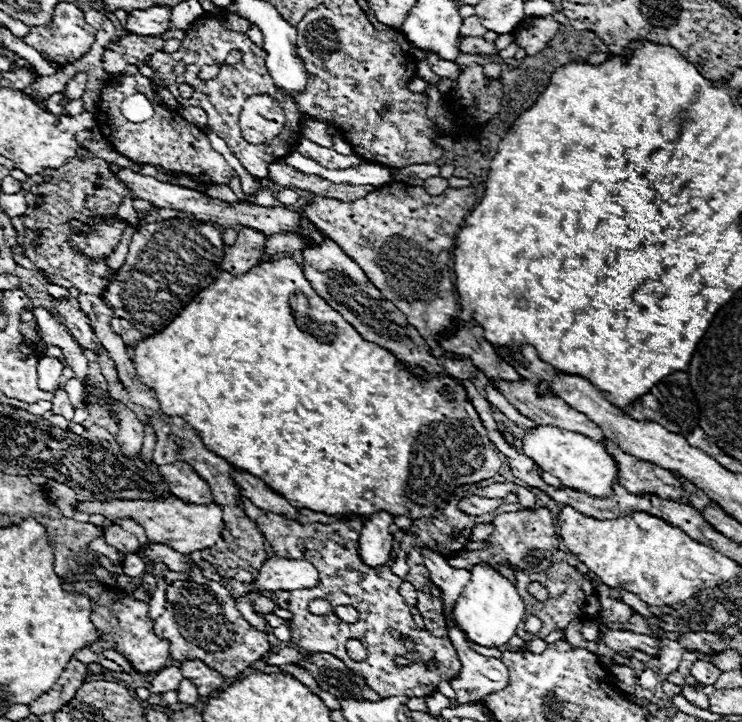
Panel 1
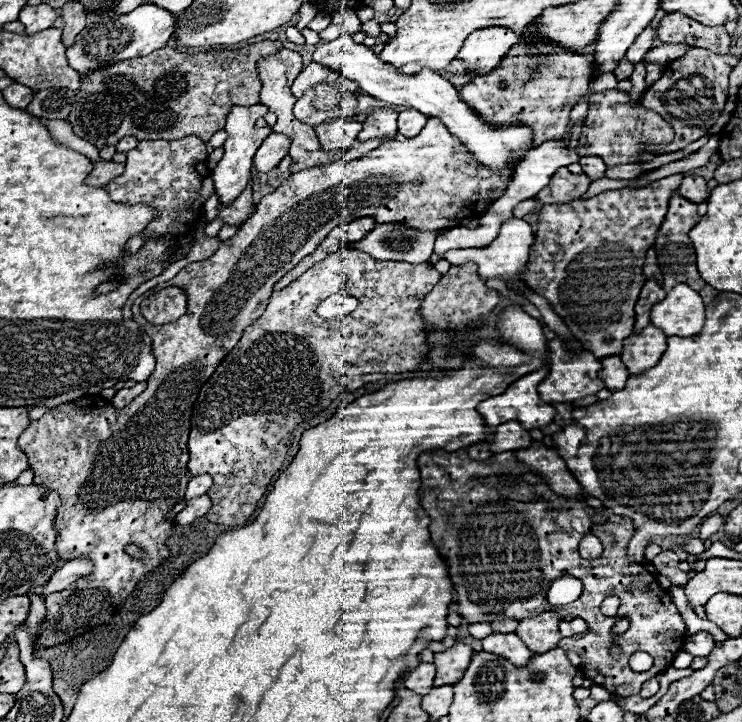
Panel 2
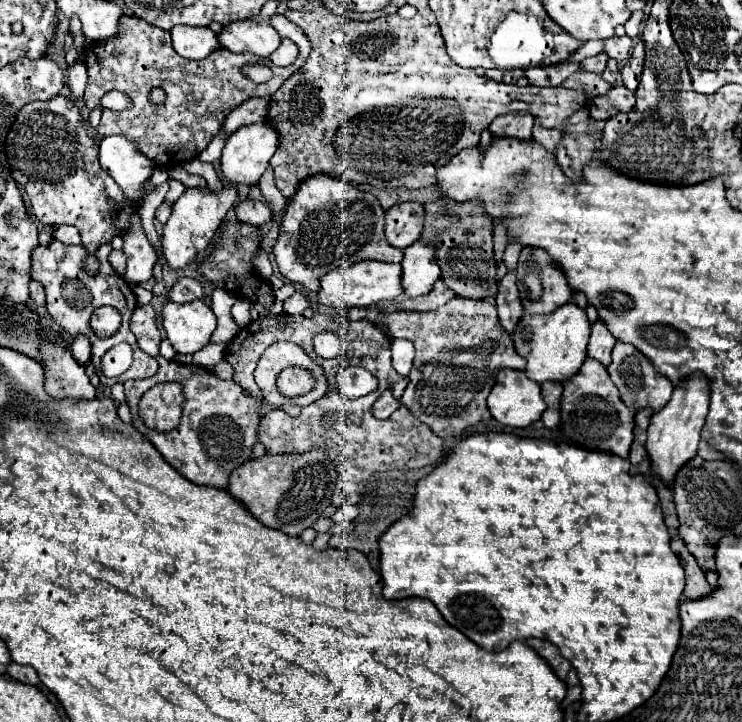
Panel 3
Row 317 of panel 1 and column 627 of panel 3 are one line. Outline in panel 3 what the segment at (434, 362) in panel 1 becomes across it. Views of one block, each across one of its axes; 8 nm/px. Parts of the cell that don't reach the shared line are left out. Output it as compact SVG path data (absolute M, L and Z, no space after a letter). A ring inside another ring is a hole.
M618 342L614 346L612 362L608 364L606 370L608 370L610 378L612 378L612 382L616 384L616 388L620 390L622 400L626 404L630 404L634 410L640 410L640 408L648 406L648 408L652 408L656 412L670 400L670 396L674 392L672 382L666 376L662 376L654 368L654 364L648 358L644 358L644 354L638 348L634 348L632 344L626 344L626 342Z

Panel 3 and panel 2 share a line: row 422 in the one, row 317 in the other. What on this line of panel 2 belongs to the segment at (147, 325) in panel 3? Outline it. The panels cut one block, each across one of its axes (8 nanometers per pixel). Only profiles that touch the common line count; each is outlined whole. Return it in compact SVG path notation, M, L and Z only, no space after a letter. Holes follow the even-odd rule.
M428 118L426 122L428 130L422 130L418 136L414 138L408 138L404 142L398 142L398 140L390 140L390 142L384 142L378 150L372 150L370 154L366 154L364 158L358 158L358 160L338 160L338 162L332 162L332 164L326 164L326 166L316 166L316 168L308 168L308 170L302 170L302 172L296 172L292 174L288 180L284 180L272 194L264 196L260 200L260 204L256 206L258 210L252 214L252 218L248 218L238 234L234 234L232 238L224 240L220 244L220 248L208 258L208 260L202 260L202 262L194 262L194 264L188 264L186 268L182 268L170 282L164 282L164 284L158 284L150 288L149 291L138 296L132 304L132 318L136 322L140 322L140 326L150 334L152 338L152 348L154 348L154 358L156 358L156 370L152 372L152 376L148 378L148 388L136 396L128 406L124 406L122 410L114 408L110 402L96 402L96 396L88 396L84 400L78 400L78 402L70 402L70 404L62 404L60 408L52 410L52 412L46 412L40 420L32 420L30 426L20 434L18 438L18 446L20 450L24 450L24 454L28 456L28 464L30 464L30 470L36 474L34 476L34 484L38 486L48 486L50 490L56 490L62 498L62 506L58 510L58 538L56 538L56 550L60 554L62 560L72 560L72 558L78 558L78 556L88 556L92 562L94 562L94 572L80 578L76 584L68 586L66 590L62 592L56 592L56 594L48 594L44 596L44 604L46 604L46 618L44 618L44 630L42 630L42 636L36 640L36 648L48 648L48 646L56 646L60 642L68 642L70 638L74 636L80 636L88 630L92 630L94 626L98 624L104 624L108 622L108 618L114 614L114 610L124 602L124 598L128 594L132 594L132 590L136 588L136 584L140 580L144 580L144 576L154 570L156 566L160 566L162 560L168 558L168 548L166 548L166 540L168 536L172 534L172 526L160 526L164 522L164 516L168 510L172 510L176 504L184 502L184 492L186 492L186 484L190 480L190 474L186 470L186 464L188 464L188 432L190 432L190 416L192 416L192 406L194 406L194 400L198 398L198 392L200 392L200 386L214 374L216 366L224 360L224 356L238 344L238 340L242 338L242 332L246 326L250 326L252 322L256 322L266 306L268 306L268 298L274 290L274 284L286 274L290 272L302 258L306 258L308 254L312 254L320 242L334 230L338 228L340 224L346 224L346 222L352 222L354 218L364 218L364 216L374 216L378 222L404 222L408 226L412 226L414 230L432 230L432 232L440 232L440 230L446 230L446 228L452 228L452 226L458 226L460 220L466 220L466 218L480 218L480 214L484 214L484 210L504 194L506 186L510 184L513 179L514 172L510 168L506 168L500 174L492 174L492 170L488 170L486 166L480 166L480 162L476 162L476 158L472 158L472 154L464 148L464 144L452 136L448 132L448 128L438 120L438 118ZM499 189L499 194L492 194L492 190ZM166 286L178 286L182 288L186 294L188 294L188 304L186 304L186 314L182 318L178 318L176 322L170 322L170 324L150 324L146 322L144 318L140 318L140 302L146 299L148 295L151 295L166 288ZM130 544L136 544L144 550L144 558L132 558L130 554L126 554L126 546ZM102 546L102 550L100 550ZM98 548L98 552L96 552ZM102 552L102 556L100 556Z

